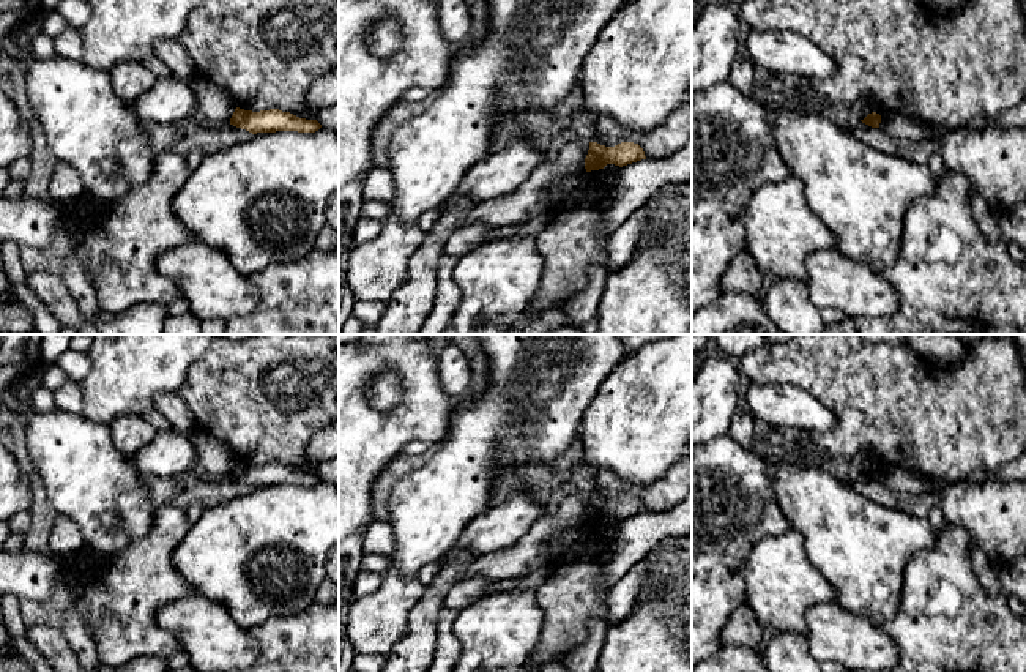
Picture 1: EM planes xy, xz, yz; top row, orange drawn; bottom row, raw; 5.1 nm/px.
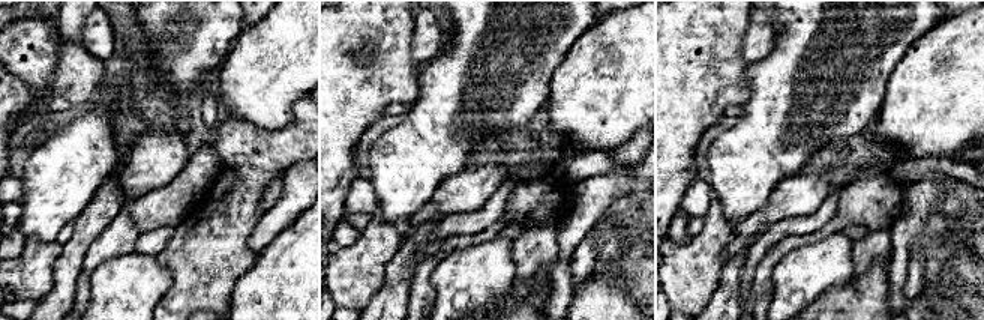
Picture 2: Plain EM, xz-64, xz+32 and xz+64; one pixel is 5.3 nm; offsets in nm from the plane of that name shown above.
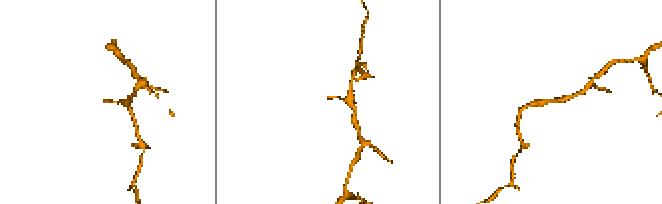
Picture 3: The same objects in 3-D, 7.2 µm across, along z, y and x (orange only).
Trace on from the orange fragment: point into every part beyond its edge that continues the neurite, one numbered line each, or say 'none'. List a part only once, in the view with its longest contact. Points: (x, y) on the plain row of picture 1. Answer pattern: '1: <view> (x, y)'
none

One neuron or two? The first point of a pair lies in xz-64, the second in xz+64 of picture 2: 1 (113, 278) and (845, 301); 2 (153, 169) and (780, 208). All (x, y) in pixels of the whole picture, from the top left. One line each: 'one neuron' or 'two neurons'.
1: two neurons
2: one neuron

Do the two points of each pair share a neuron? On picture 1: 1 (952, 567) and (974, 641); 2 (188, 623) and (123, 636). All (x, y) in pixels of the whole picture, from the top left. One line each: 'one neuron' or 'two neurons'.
1: one neuron
2: two neurons

